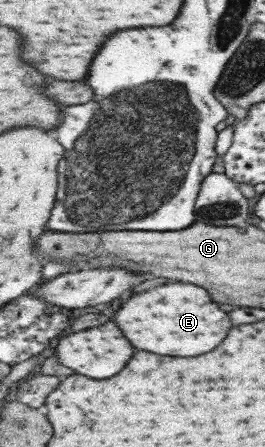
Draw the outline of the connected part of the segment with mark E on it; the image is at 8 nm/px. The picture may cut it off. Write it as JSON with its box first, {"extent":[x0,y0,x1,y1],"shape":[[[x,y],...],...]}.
{"extent":[113,282,233,356],"shape":[[[181,282],[165,284],[131,296],[121,304],[113,320],[119,324],[119,328],[123,328],[123,332],[127,332],[127,338],[131,344],[135,344],[135,348],[161,356],[199,356],[211,352],[233,328],[227,312],[223,312],[217,302],[211,302],[205,288]]]}

